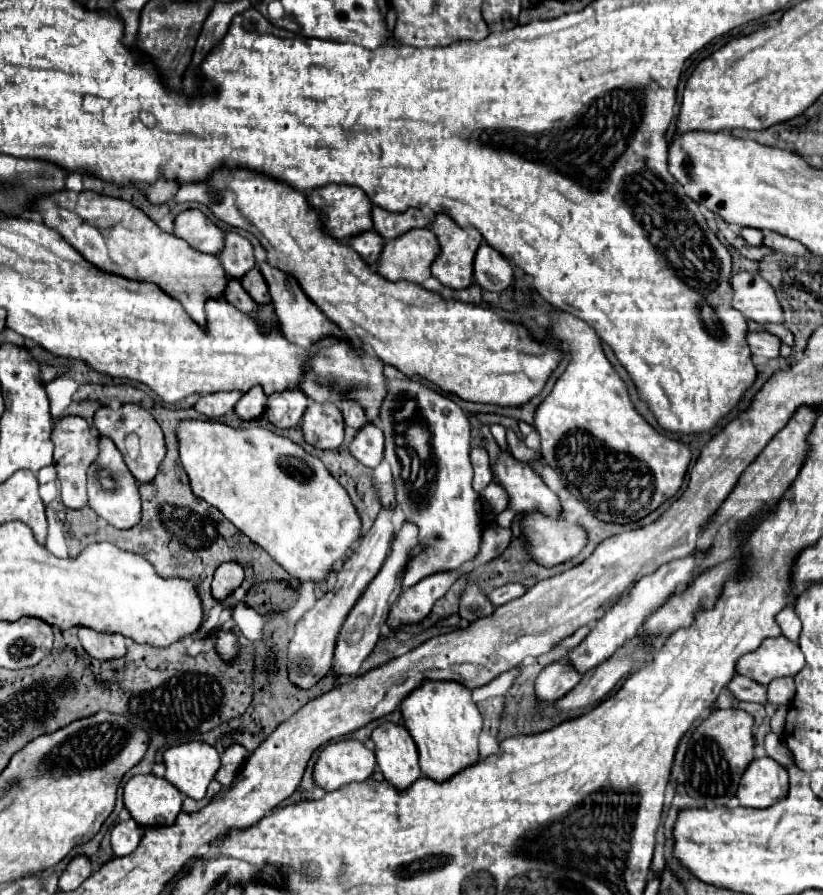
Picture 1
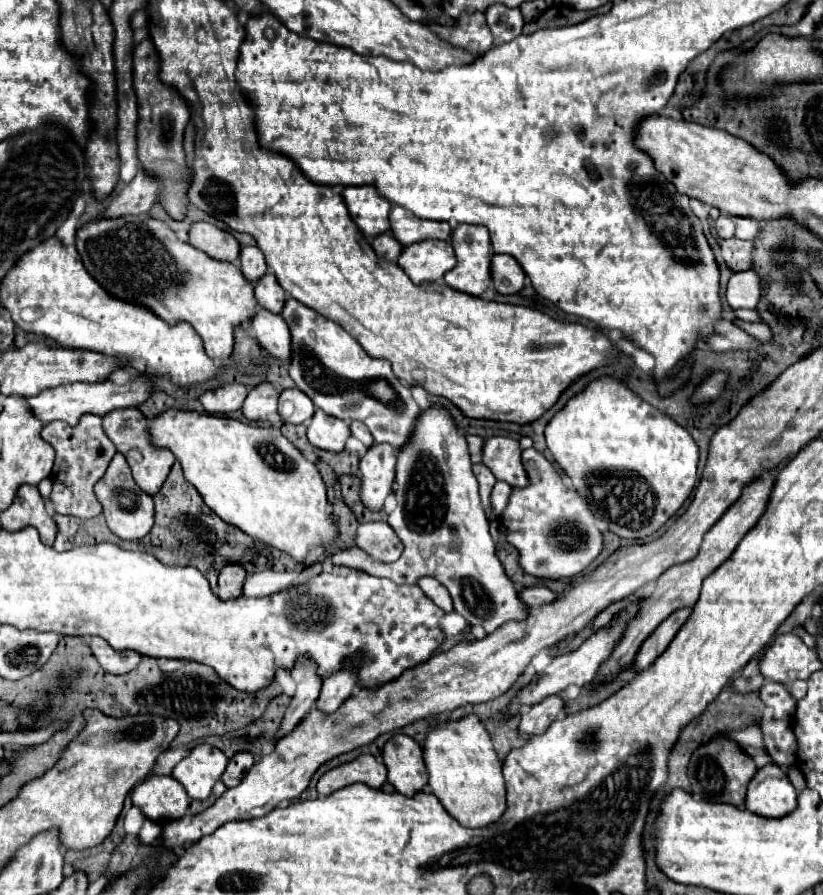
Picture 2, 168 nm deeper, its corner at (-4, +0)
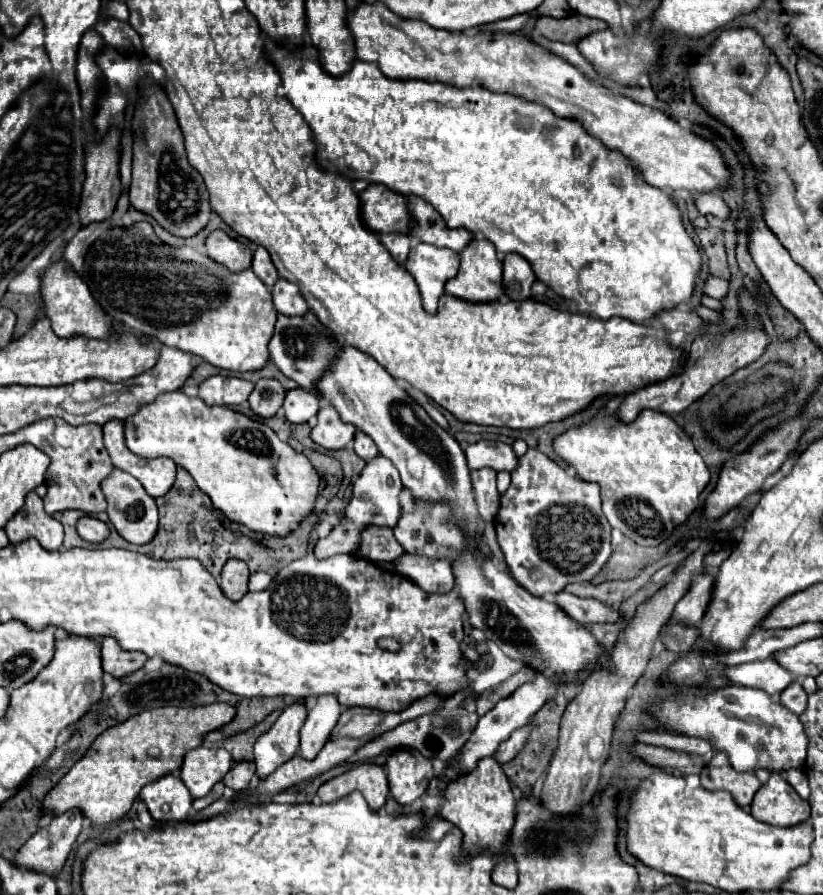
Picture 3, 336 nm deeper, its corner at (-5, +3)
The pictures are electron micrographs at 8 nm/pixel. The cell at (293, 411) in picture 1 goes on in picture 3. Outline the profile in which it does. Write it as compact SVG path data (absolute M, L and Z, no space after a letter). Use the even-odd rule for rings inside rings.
M294 388L286 394L284 410L286 410L286 418L294 424L310 422L320 410L320 398L312 390Z

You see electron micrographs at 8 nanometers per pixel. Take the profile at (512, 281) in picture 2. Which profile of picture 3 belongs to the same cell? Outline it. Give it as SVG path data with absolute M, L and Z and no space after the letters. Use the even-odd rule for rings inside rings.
M506 254L504 258L504 290L510 300L528 300L532 296L532 284L536 276L528 264L518 254Z

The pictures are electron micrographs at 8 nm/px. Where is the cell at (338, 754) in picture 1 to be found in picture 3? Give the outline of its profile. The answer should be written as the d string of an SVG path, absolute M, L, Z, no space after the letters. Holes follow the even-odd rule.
M360 764L358 768L352 768L322 784L318 796L324 804L330 804L348 796L354 790L362 792L368 806L378 812L388 798L388 778L384 768L376 764Z

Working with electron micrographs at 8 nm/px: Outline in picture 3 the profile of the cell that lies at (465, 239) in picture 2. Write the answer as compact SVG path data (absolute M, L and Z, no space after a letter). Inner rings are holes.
M474 236L472 244L460 252L460 270L454 280L446 282L446 294L470 302L500 300L504 296L502 262L488 240Z

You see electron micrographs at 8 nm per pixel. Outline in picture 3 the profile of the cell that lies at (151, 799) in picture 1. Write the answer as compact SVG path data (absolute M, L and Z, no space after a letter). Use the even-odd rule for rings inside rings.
M166 774L146 784L140 792L140 798L146 802L150 816L158 822L186 820L192 808L192 796L176 774Z

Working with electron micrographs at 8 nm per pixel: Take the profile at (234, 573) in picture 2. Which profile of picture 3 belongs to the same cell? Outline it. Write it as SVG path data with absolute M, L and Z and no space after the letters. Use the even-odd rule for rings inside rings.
M232 558L224 564L220 588L230 600L240 600L248 592L248 578L250 578L250 570L246 562Z

